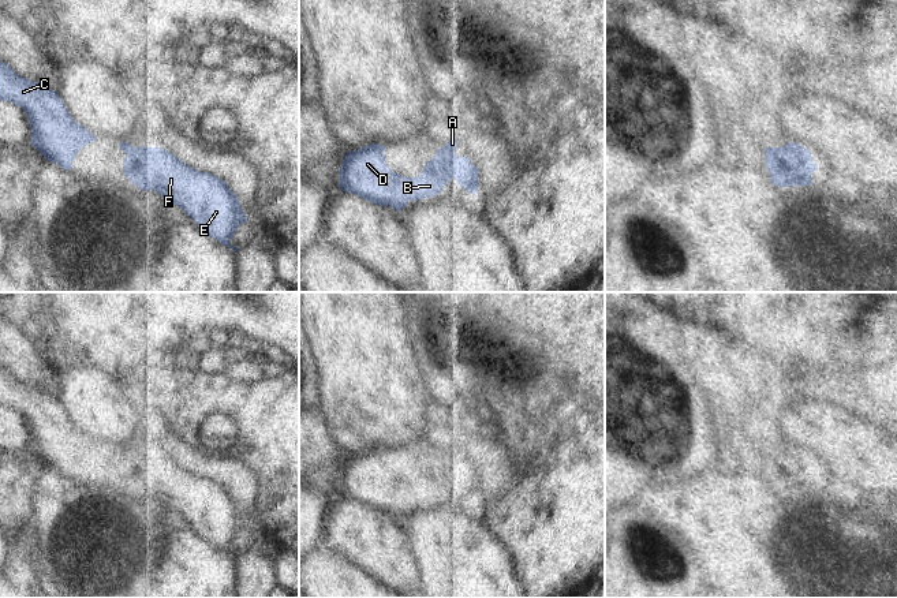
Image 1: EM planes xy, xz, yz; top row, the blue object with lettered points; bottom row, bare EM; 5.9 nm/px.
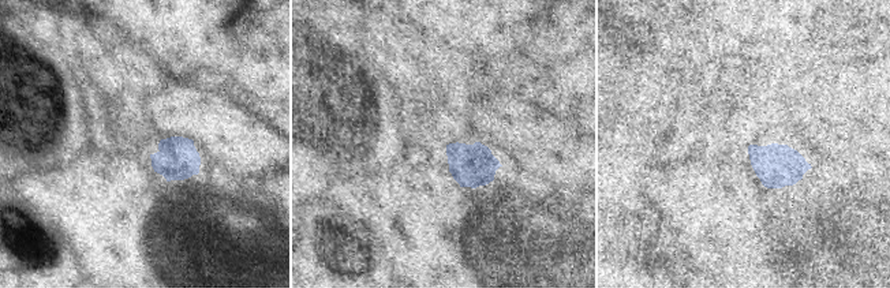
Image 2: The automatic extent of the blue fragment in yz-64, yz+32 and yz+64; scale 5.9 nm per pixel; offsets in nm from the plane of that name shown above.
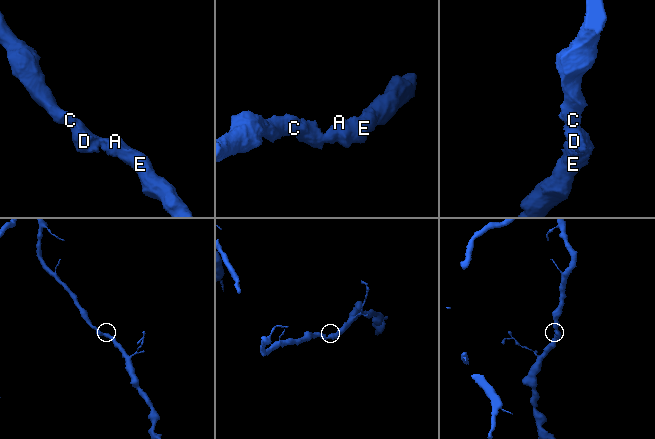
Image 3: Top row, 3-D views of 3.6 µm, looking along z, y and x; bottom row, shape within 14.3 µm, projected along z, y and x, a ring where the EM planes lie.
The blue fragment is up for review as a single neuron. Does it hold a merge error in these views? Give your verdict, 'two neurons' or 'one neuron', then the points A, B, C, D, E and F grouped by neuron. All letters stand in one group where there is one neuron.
one neuron; groups A B C D E F

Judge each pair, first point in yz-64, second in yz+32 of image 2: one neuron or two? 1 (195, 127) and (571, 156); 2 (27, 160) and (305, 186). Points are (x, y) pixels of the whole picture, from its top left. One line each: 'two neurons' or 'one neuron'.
1: one neuron
2: one neuron

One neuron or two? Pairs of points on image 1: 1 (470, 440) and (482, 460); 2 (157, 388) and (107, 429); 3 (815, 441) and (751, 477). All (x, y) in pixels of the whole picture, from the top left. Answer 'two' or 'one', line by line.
1: one
2: two
3: two

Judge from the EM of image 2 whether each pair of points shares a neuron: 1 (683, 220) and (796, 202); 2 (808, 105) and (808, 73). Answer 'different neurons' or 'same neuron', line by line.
1: same neuron
2: different neurons

